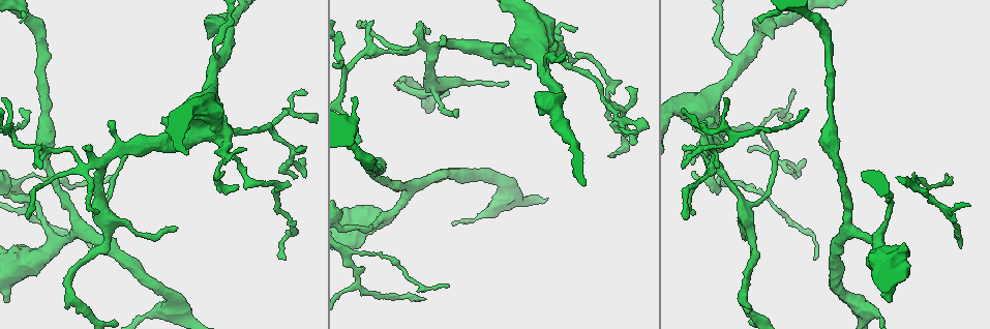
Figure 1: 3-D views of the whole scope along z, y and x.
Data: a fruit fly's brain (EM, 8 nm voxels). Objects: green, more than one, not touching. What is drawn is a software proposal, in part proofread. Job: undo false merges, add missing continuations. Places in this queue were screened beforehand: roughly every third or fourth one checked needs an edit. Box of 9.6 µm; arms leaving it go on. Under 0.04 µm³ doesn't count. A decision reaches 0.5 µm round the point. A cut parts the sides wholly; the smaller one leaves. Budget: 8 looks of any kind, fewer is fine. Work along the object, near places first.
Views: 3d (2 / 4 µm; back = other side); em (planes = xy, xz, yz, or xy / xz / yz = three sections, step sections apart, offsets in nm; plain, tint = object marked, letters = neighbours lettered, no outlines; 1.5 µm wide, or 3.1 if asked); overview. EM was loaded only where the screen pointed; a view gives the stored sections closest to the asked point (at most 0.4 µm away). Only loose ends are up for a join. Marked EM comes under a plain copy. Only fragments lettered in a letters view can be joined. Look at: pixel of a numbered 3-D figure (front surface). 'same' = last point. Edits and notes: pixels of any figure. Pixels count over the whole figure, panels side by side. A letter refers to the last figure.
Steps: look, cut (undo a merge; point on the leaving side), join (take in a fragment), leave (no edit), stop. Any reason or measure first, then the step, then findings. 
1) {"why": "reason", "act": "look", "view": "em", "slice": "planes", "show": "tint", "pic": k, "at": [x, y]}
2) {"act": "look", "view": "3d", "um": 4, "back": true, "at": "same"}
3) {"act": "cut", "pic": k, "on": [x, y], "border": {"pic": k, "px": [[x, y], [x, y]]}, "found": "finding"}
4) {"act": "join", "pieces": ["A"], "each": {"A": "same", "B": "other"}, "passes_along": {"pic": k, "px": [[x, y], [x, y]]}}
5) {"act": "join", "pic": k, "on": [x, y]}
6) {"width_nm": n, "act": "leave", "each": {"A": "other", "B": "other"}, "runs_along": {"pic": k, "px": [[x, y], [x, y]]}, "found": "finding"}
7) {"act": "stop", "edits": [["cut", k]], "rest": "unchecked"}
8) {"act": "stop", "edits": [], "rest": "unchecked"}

{"why": "thin end", "act": "look", "view": "em", "slice": "planes", "show": "tint", "pic": 1, "at": [457, 113]}

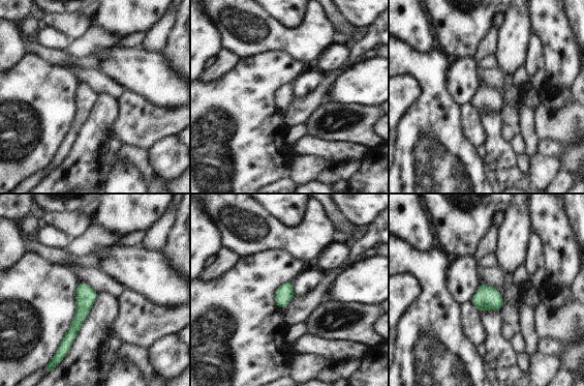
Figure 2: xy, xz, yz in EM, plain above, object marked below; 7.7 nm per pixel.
{"act": "look", "view": "em", "slice": "planes", "show": "letters", "at": "same"}

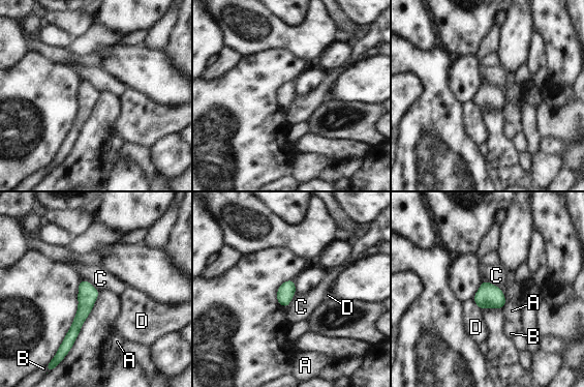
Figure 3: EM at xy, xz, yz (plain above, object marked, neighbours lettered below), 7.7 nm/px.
{"act": "leave", "each": {"A": "other", "B": "other", "C": "other", "D": "other"}, "runs_along": {"pic": 3, "px": [[85, 283], [85, 308], [63, 348]]}, "found": "none of them fits"}

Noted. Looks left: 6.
{"why": "thin end", "act": "look", "view": "em", "slice": "xz", "step": 8, "show": "letters", "pic": 1, "at": [960, 242]}

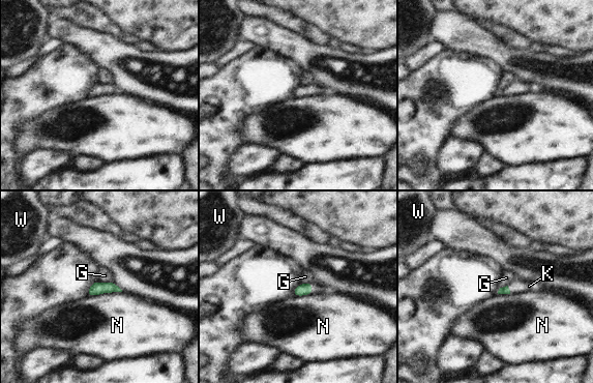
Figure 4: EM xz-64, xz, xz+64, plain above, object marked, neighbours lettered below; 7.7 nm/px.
{"act": "join", "pieces": ["K"], "each": {"G": "other", "K": "same", "N": "other", "W": "other"}, "passes_along": {"pic": 4, "px": [[303, 289], [312, 288], [317, 288]]}, "found": "the cell continues"}

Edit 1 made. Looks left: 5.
{"act": "look", "view": "overview"}

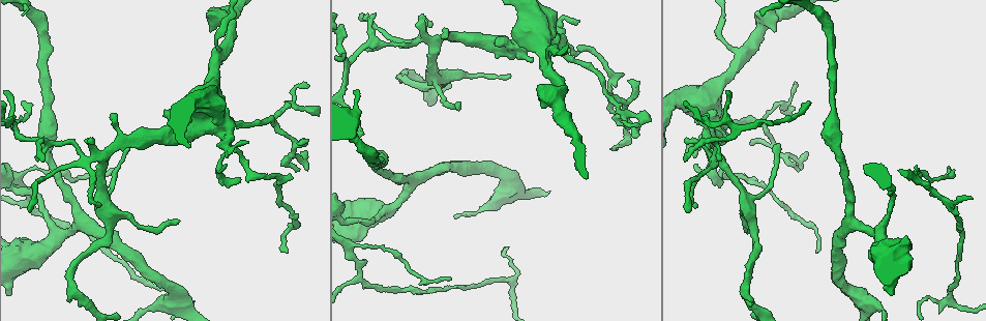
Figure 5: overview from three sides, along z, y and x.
{"why": "tapers out", "act": "look", "view": "em", "um": 3.1, "slice": "planes", "show": "letters", "pic": 5, "at": [359, 15]}

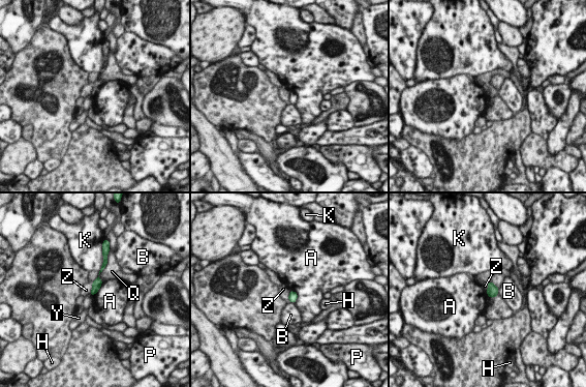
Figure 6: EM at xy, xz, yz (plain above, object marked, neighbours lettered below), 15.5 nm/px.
{"act": "leave", "each": {"A": "other", "B": "other", "H": "other", "K": "other", "P": "other", "Q": "other", "Y": "other", "Z": "other"}, "found": "none of them fits"}

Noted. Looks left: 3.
{"why": "free end", "act": "look", "view": "em", "slice": "planes", "show": "letters", "pic": 5, "at": [177, 224]}

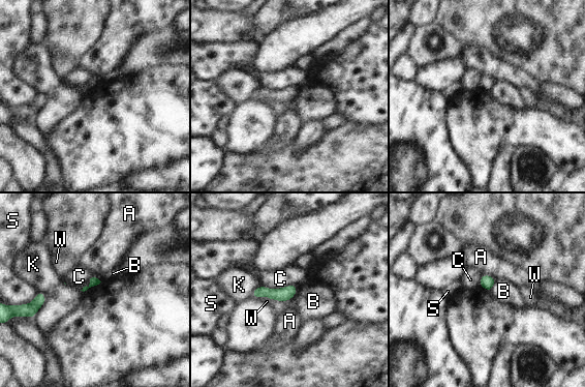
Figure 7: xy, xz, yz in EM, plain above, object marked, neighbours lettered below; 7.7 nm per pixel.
{"act": "leave", "each": {"A": "other", "B": "other", "C": "other", "K": "other", "S": "other", "W": "other"}, "runs_along": {"pic": 7, "px": [[294, 288], [287, 293], [255, 293]]}, "found": "none of them fits"}

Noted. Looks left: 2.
{"act": "stop", "edits": [["join", 4]], "rest": "unchecked"}

